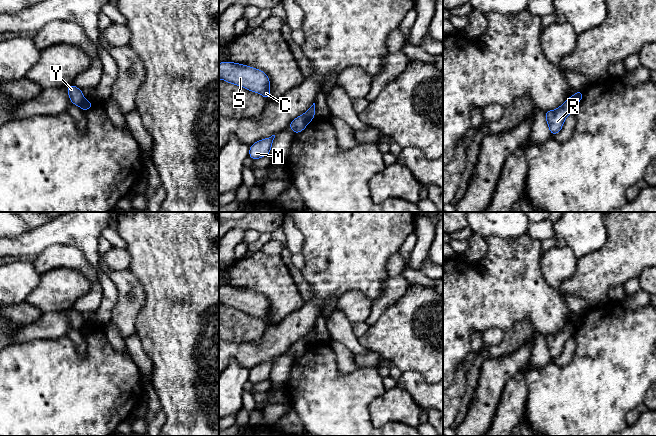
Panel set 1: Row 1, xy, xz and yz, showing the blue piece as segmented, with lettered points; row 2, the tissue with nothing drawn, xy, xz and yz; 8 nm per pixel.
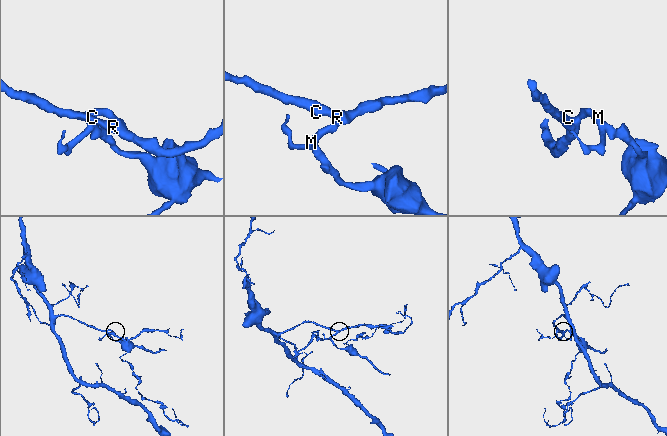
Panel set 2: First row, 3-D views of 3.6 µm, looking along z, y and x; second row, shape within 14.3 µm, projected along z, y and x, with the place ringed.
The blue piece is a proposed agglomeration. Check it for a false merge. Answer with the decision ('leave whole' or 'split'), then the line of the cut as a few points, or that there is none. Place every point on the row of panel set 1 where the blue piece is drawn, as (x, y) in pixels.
split; cut xy (84, 98), (80, 106)

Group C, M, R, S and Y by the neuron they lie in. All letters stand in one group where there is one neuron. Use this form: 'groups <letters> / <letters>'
groups C R S / M Y

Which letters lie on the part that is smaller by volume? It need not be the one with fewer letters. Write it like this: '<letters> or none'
M, Y

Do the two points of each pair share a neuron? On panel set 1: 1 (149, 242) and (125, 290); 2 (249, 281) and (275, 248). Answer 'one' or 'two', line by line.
1: two
2: two

